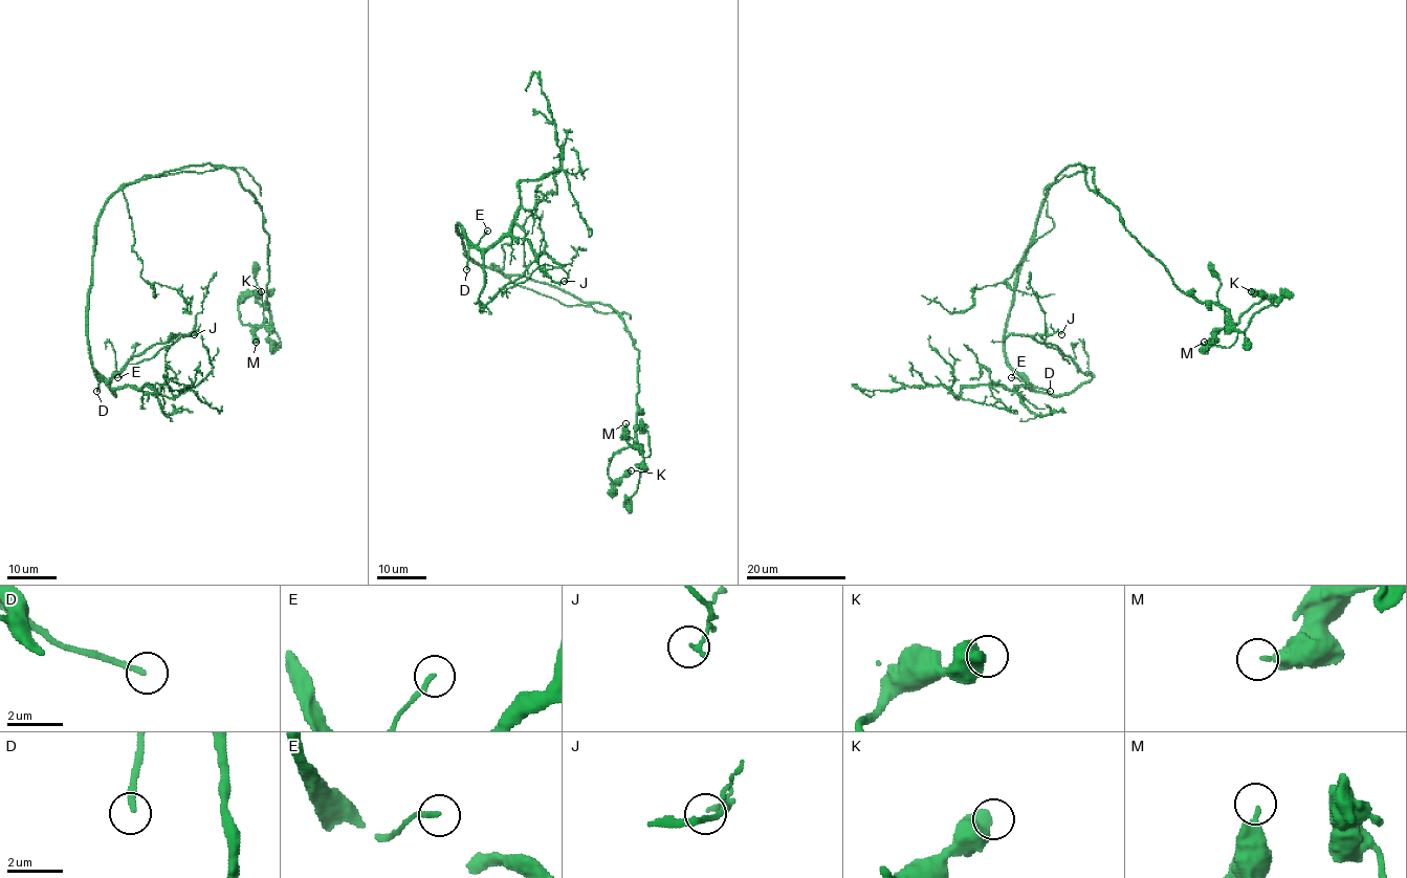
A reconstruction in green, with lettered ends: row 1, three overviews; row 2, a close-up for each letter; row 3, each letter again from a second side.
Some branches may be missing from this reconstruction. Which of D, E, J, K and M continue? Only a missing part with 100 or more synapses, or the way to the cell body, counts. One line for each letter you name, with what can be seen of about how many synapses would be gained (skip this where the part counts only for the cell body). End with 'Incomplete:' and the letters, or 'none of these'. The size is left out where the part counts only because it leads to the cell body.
Incomplete: D

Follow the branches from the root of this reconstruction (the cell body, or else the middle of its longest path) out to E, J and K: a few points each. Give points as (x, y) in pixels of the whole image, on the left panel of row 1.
E: (105, 205), (97, 222), (91, 282), (88, 290), (88, 344), (91, 366), (108, 381), (117, 377)
J: (105, 205), (88, 290), (91, 366), (115, 395), (110, 378), (134, 356), (194, 334)
K: (105, 205), (141, 179), (229, 167), (268, 236), (263, 322), (244, 325), (239, 304), (261, 291)

